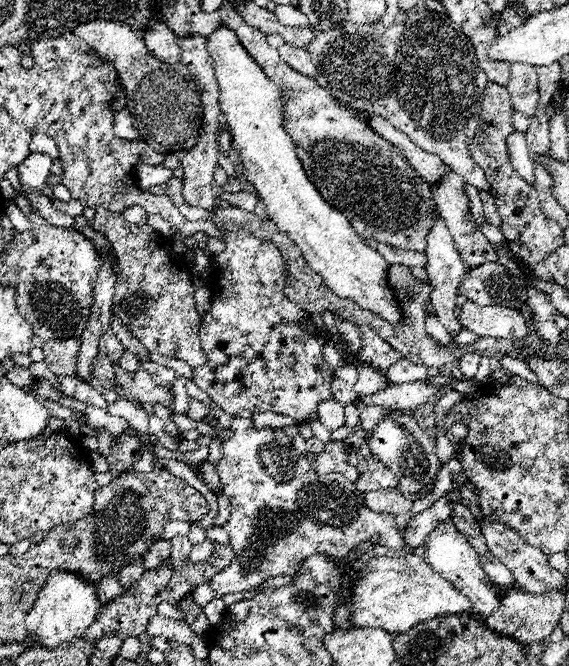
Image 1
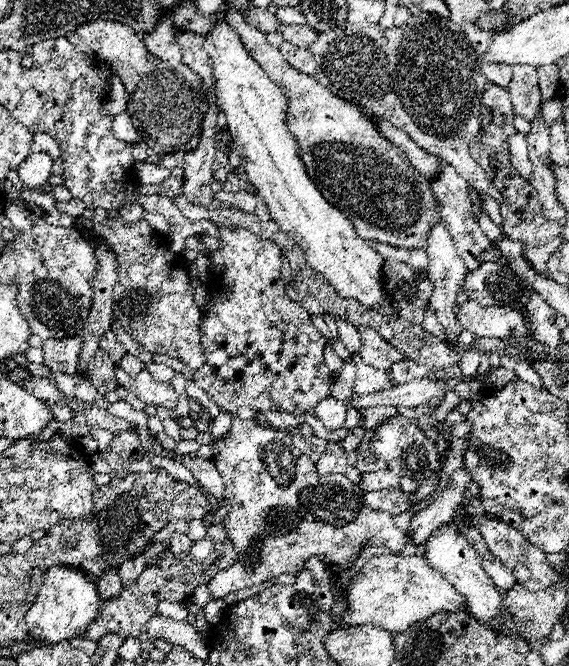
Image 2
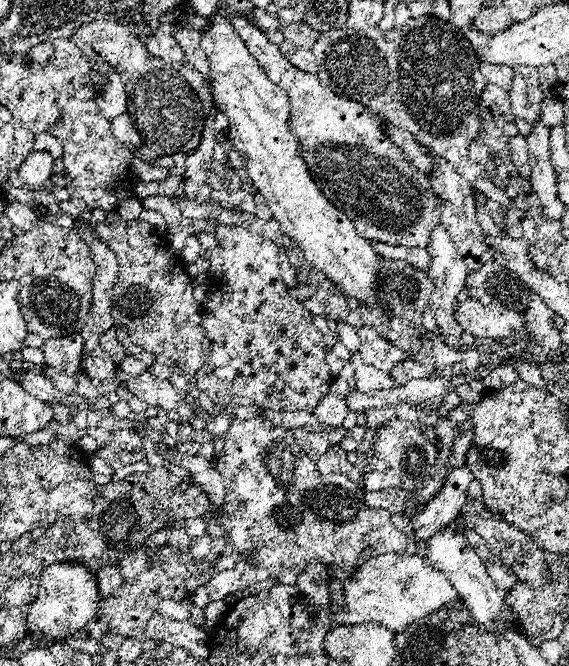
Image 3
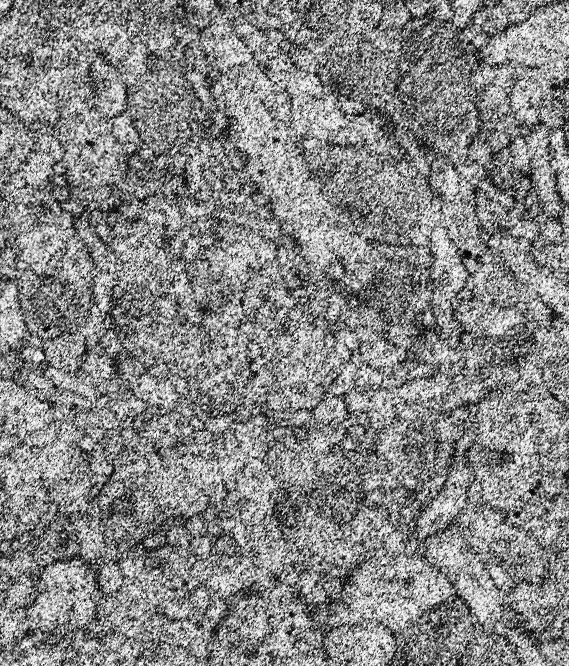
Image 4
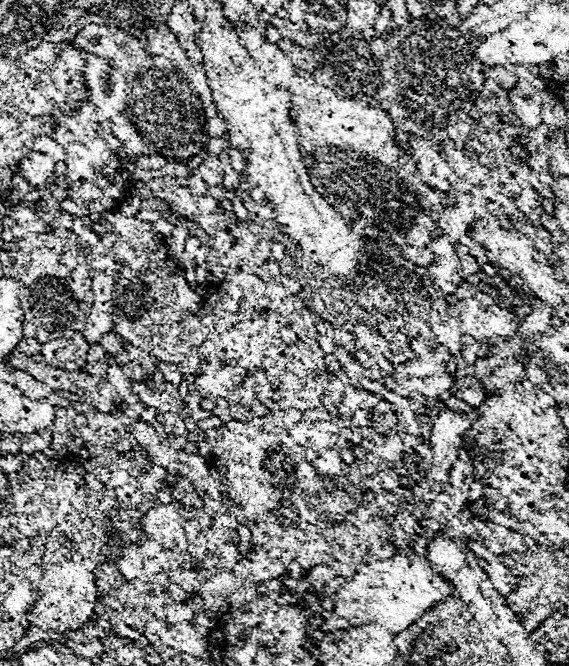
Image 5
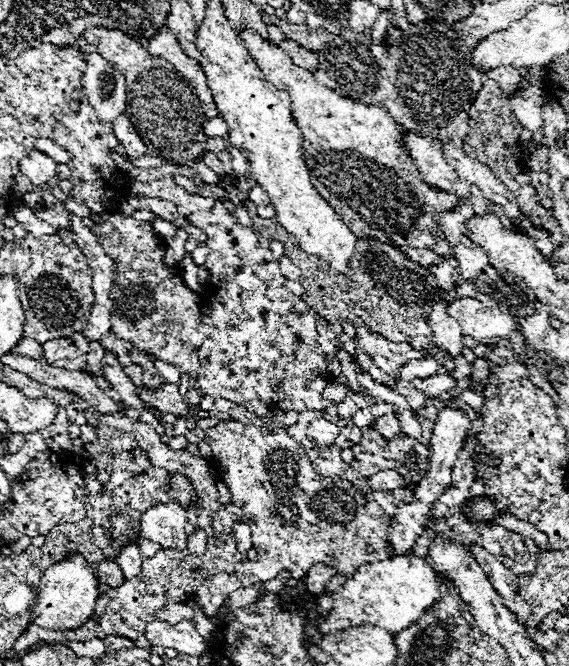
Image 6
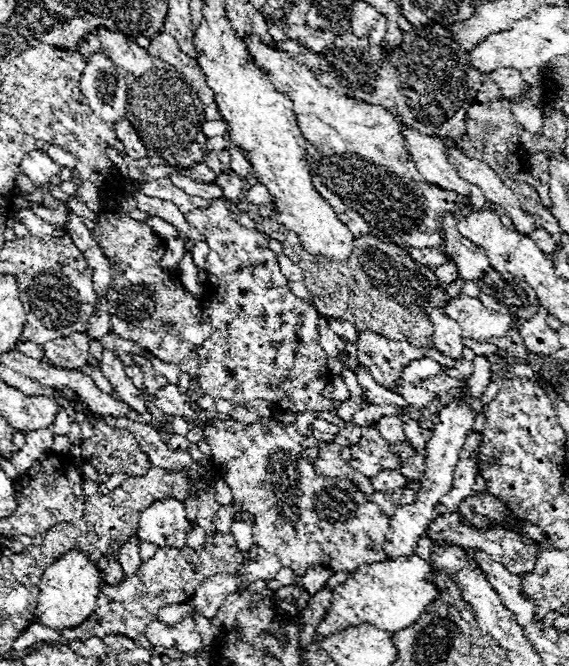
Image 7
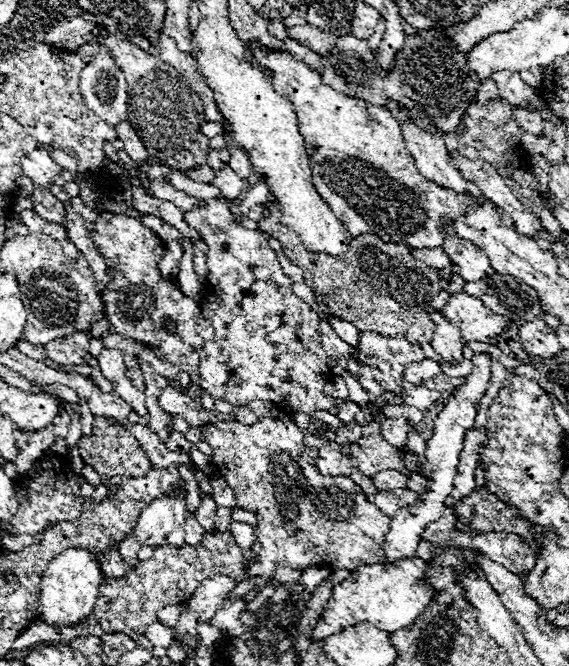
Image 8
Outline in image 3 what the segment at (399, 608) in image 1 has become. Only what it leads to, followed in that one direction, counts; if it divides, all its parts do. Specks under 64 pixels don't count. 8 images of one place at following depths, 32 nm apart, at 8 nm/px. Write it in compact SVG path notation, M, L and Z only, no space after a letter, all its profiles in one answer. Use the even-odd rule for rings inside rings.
M390 554L366 560L360 570L354 573L354 578L343 587L343 594L346 608L331 617L332 625L374 624L388 628L394 634L406 630L412 622L440 608L454 608L454 604L460 600L442 572L434 570L418 554Z

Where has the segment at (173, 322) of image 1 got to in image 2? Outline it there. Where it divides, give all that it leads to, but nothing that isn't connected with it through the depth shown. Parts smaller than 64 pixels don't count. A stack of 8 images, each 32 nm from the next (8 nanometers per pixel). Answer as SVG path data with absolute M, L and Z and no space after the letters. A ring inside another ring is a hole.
M98 208L92 218L92 232L102 238L102 242L116 254L118 264L118 282L114 286L114 318L130 332L134 340L138 340L148 352L160 354L164 358L178 358L190 368L200 368L206 358L200 346L200 312L194 304L194 288L190 282L190 262L182 254L174 254L170 250L168 236L148 226L144 220L140 222L124 222L120 214L110 214L104 208Z

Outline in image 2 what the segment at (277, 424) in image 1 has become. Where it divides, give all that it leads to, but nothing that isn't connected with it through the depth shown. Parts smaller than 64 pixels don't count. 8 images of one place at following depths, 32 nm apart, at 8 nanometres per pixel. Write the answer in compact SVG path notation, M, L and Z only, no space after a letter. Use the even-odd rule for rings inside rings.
M256 412L256 422L260 426L272 426L278 430L288 430L290 427L299 427L302 424L310 422L310 418L316 418L311 414L304 416L290 416L290 414L280 414L280 412Z

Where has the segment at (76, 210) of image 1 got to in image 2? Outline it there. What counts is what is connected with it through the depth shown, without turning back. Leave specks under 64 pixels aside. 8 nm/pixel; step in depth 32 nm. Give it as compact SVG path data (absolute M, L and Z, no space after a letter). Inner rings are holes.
M70 200L70 202L56 202L56 208L58 208L60 212L64 212L64 214L74 216L74 218L82 216L82 212L84 212L84 206L82 206L80 202L76 202L76 200Z

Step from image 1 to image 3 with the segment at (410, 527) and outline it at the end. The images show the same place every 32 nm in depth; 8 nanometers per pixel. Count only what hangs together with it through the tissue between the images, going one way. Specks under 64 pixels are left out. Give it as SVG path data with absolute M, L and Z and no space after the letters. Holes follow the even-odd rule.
M466 464L448 474L446 484L452 488L442 488L440 494L424 506L424 510L412 516L412 530L416 542L426 542L438 528L456 520L454 516L458 516L462 504L466 502L466 490L470 480L472 474Z

